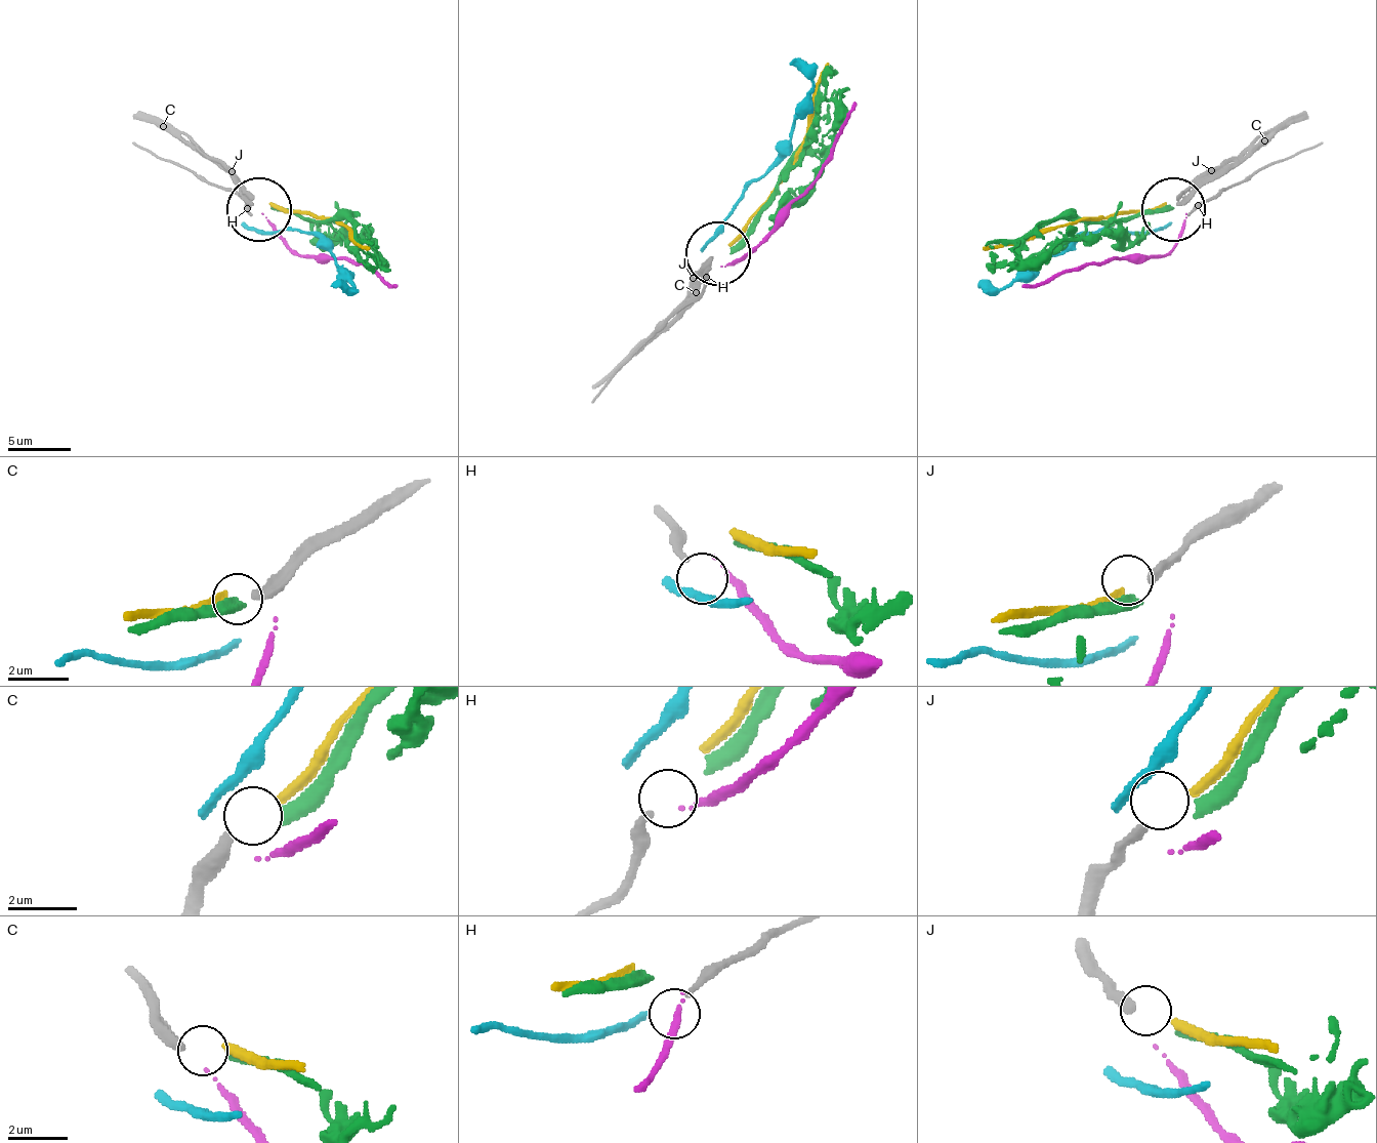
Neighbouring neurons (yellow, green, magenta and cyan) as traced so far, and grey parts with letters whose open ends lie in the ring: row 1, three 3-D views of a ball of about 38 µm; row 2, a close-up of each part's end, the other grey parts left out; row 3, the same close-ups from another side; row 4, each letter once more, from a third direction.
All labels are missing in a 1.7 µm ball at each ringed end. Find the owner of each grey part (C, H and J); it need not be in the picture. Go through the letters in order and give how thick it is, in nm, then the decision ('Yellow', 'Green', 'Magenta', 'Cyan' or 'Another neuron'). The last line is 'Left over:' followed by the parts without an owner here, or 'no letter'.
C: Thickness 360 nm. Green
H: Thickness 240 nm. Another neuron
J: Thickness 320 nm. Yellow
Left over: H

